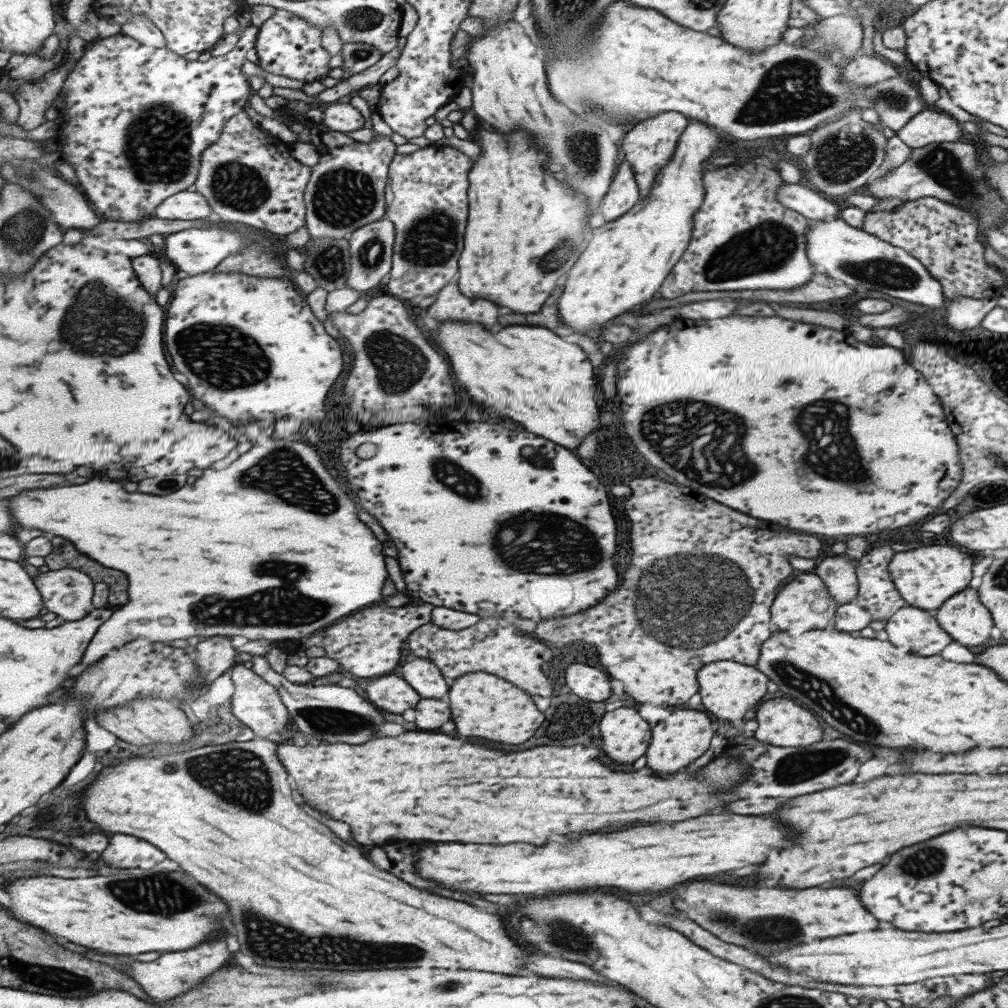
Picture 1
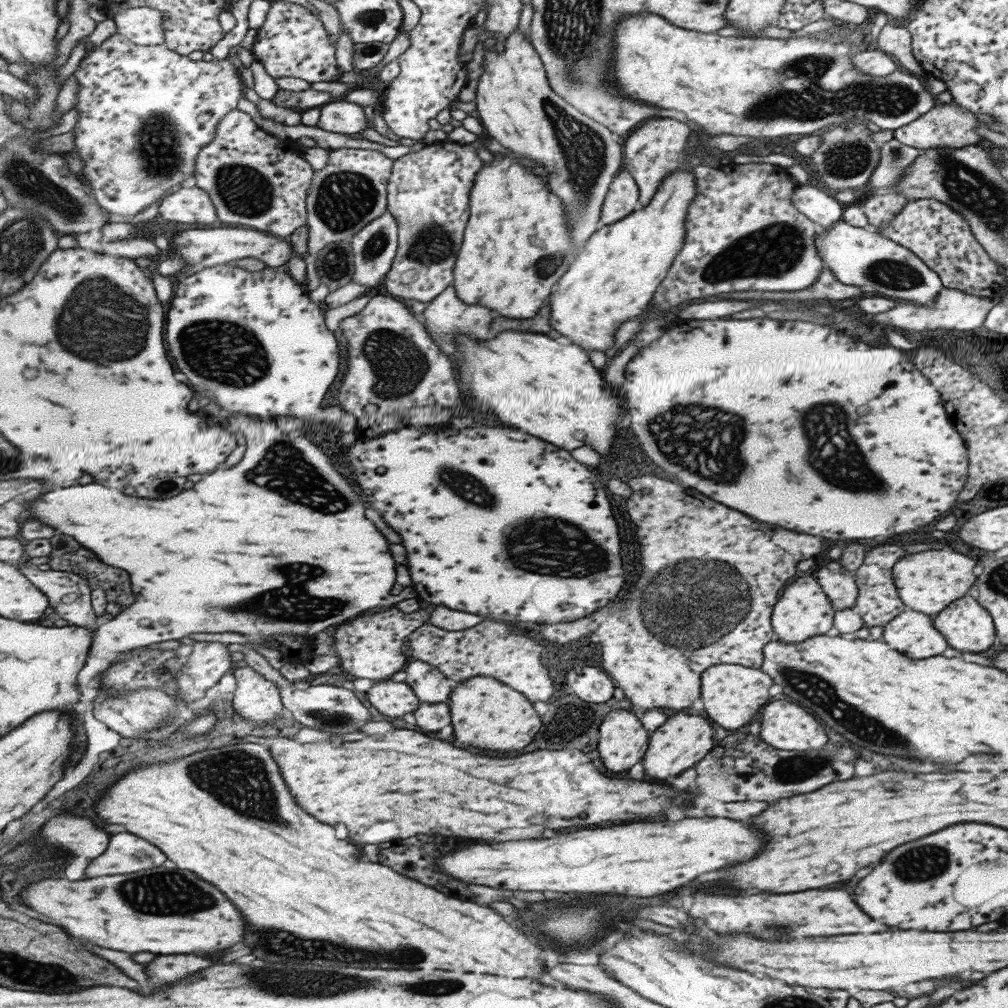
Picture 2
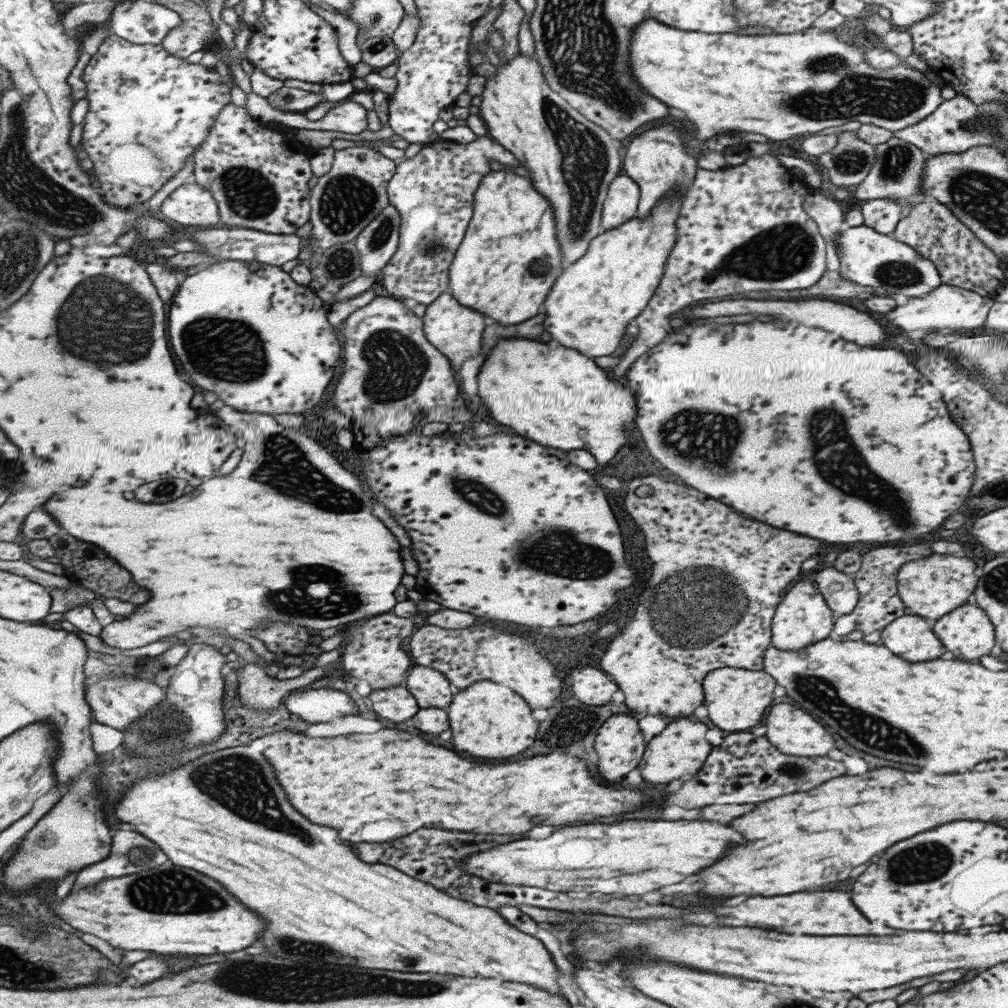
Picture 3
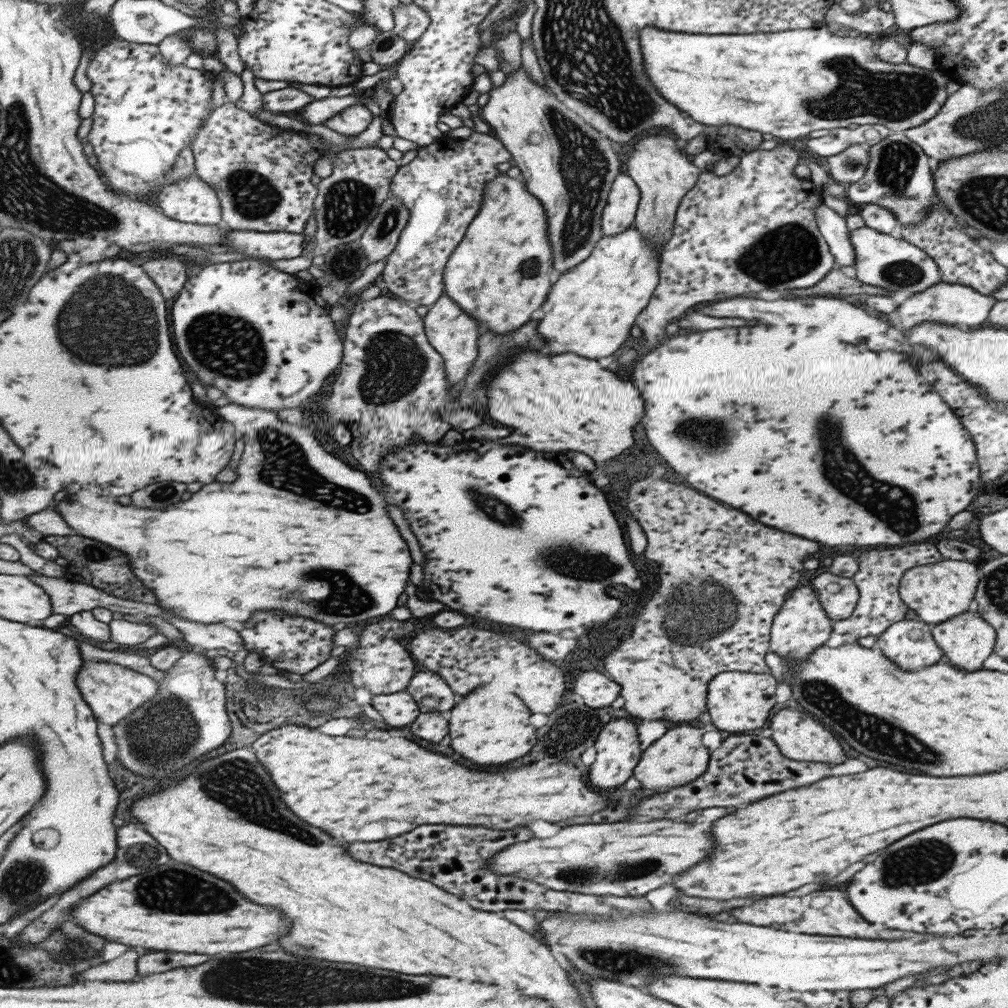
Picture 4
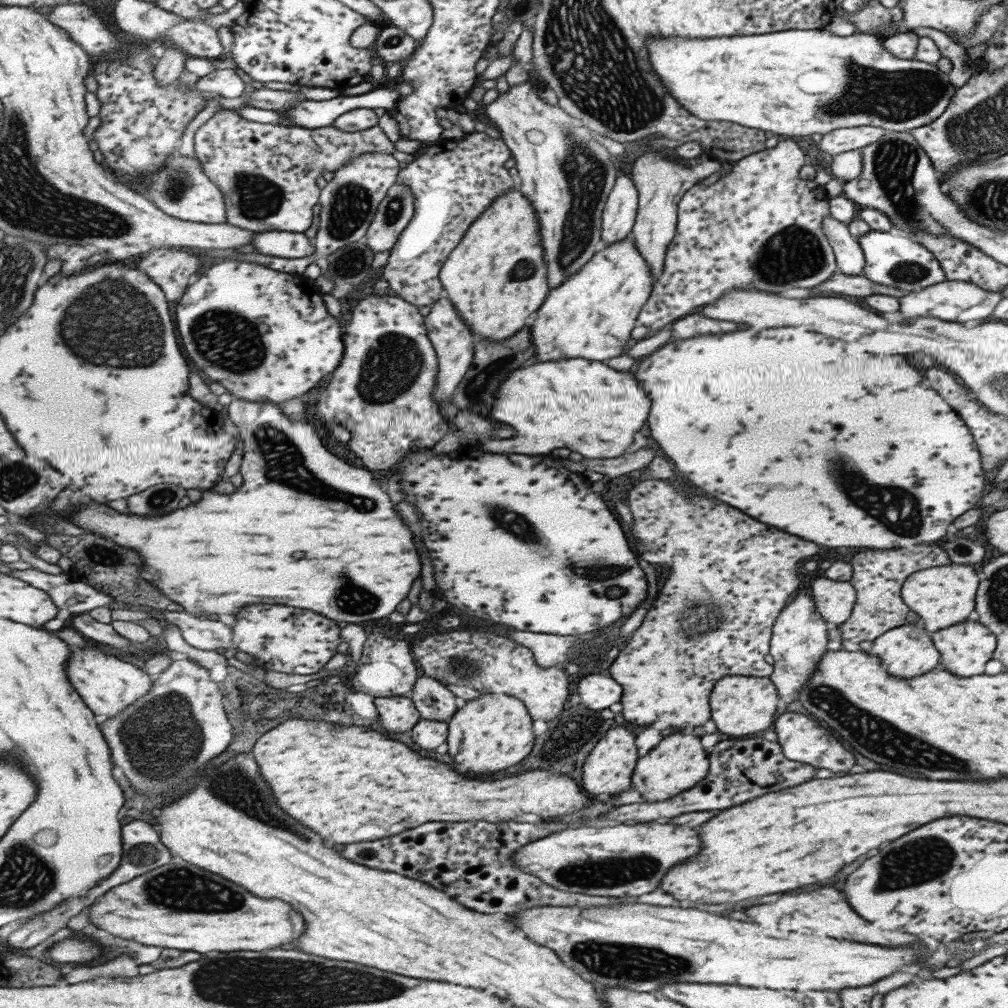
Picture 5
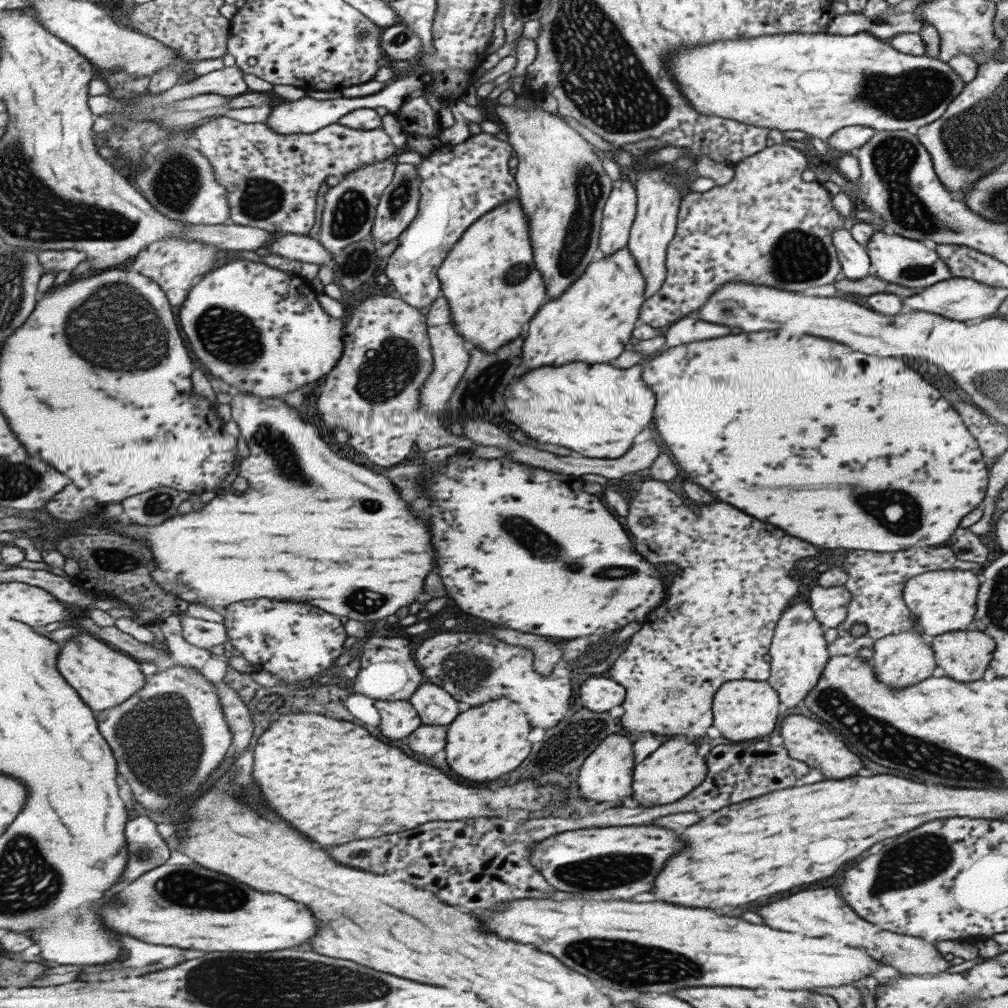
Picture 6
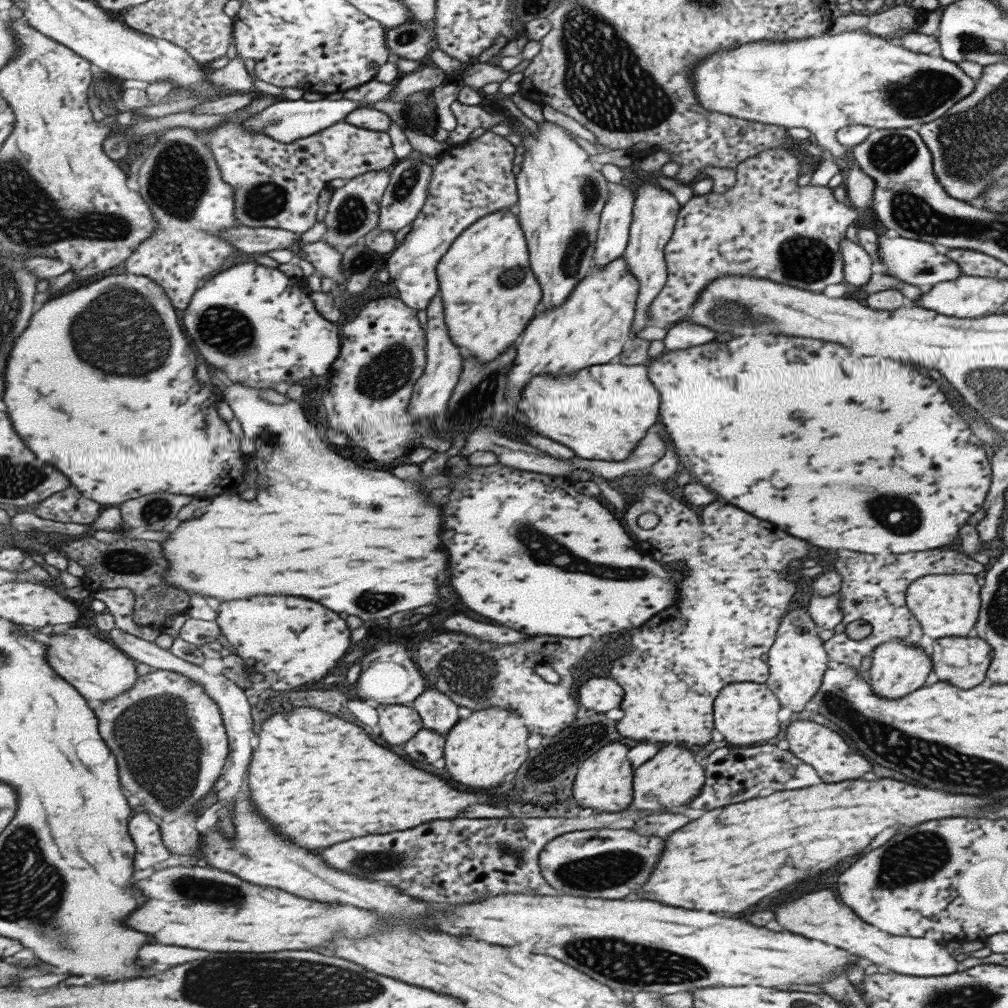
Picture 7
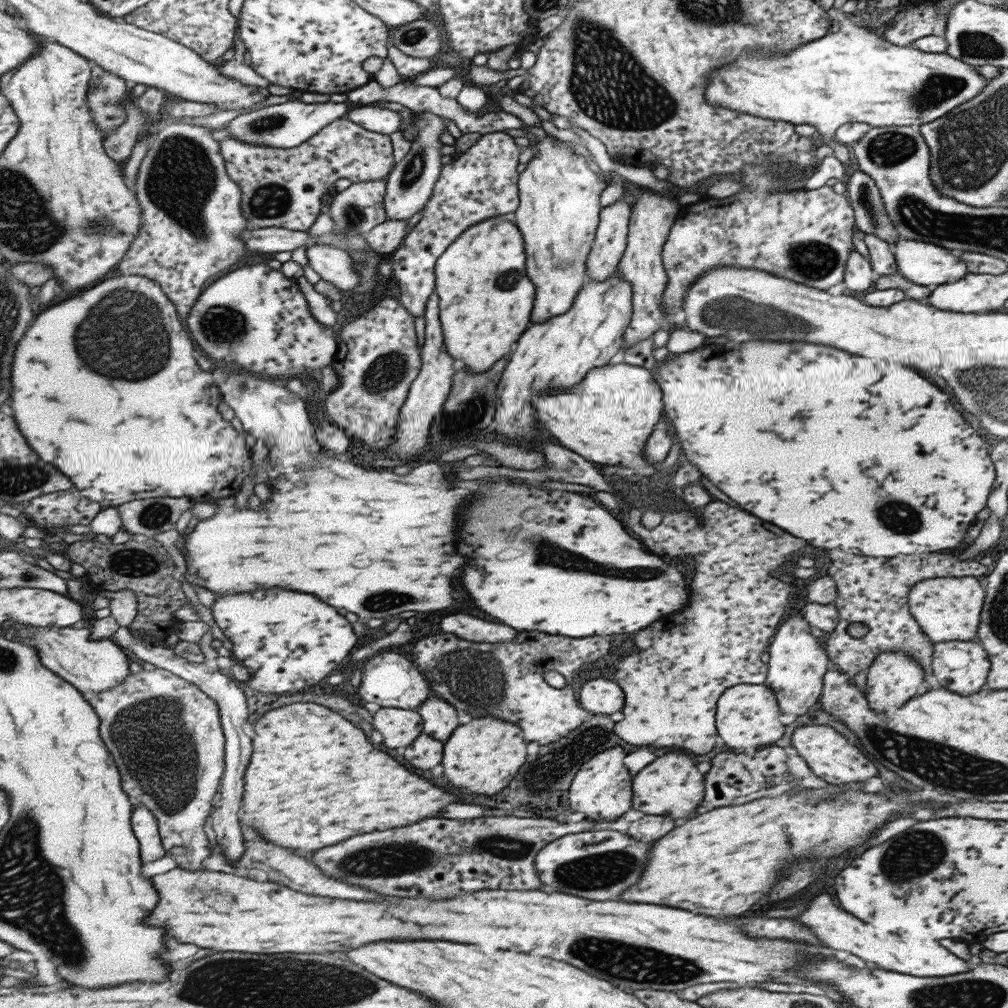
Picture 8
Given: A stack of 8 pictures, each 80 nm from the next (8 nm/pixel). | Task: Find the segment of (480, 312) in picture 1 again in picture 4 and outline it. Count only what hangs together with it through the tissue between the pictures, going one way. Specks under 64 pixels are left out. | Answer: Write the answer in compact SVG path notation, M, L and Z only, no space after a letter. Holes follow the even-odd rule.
M442 295L431 308L427 310L422 319L424 335L428 343L441 355L443 371L445 371L450 387L463 380L465 371L474 362L477 356L477 330L478 320L467 316L455 302L446 295Z

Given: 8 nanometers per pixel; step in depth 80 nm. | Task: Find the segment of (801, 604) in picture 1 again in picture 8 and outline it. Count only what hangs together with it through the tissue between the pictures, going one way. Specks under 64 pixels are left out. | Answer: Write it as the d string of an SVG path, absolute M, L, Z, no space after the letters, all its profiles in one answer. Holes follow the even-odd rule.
M801 614L787 617L776 627L776 633L765 652L767 670L762 683L774 694L781 714L792 714L795 717L805 714L817 702L822 689L822 676L830 667L826 652L809 633L809 627L810 624Z

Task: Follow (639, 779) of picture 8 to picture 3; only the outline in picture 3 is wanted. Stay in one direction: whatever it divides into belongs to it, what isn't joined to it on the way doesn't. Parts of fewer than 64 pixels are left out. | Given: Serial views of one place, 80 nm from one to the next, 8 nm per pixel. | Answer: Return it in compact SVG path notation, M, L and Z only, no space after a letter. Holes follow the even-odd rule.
M679 718L679 720L669 722L657 736L653 736L647 742L643 758L636 768L639 768L641 778L645 782L667 784L685 774L697 774L709 752L711 752L711 746L705 740L705 724L695 722L691 718Z

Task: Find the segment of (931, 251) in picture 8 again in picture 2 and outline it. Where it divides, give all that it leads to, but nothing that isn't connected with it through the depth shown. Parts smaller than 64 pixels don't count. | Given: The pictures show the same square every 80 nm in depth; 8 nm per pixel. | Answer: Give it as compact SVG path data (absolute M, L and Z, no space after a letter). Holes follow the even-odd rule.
M841 220L834 222L827 230L817 231L815 250L819 259L833 276L849 286L857 286L863 292L889 296L898 302L919 302L931 306L941 291L939 277L911 251L880 236L870 228L854 228Z

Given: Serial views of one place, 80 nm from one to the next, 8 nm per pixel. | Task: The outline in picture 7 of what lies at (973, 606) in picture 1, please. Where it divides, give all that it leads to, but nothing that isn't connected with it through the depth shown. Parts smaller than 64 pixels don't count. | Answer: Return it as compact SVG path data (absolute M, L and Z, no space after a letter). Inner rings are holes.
M944 636L933 639L930 661L939 681L973 688L986 676L991 646L979 637Z

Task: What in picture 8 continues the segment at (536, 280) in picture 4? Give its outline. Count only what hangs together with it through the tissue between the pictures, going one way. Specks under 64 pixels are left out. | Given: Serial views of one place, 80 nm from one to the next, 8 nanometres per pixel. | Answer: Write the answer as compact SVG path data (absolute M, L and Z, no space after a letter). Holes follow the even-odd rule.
M499 215L471 225L442 252L434 265L434 291L438 302L438 319L443 344L456 364L456 369L479 374L489 370L501 356L509 353L509 346L531 324L530 314L535 285L527 278L525 251L521 233L511 221Z

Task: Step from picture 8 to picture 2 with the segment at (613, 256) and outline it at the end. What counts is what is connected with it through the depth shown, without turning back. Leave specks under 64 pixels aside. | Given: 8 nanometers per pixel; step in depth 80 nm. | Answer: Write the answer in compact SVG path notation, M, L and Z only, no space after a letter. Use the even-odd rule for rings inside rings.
M621 167L605 193L598 220L604 225L610 225L638 207L637 185L627 169Z

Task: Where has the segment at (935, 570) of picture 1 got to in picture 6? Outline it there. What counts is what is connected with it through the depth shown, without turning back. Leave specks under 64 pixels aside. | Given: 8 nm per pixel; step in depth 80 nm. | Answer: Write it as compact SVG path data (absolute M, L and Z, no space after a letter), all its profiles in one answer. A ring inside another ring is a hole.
M936 570L922 572L906 580L902 588L902 599L910 614L917 617L919 630L929 636L944 632L965 630L974 618L976 592L980 576L966 570Z

